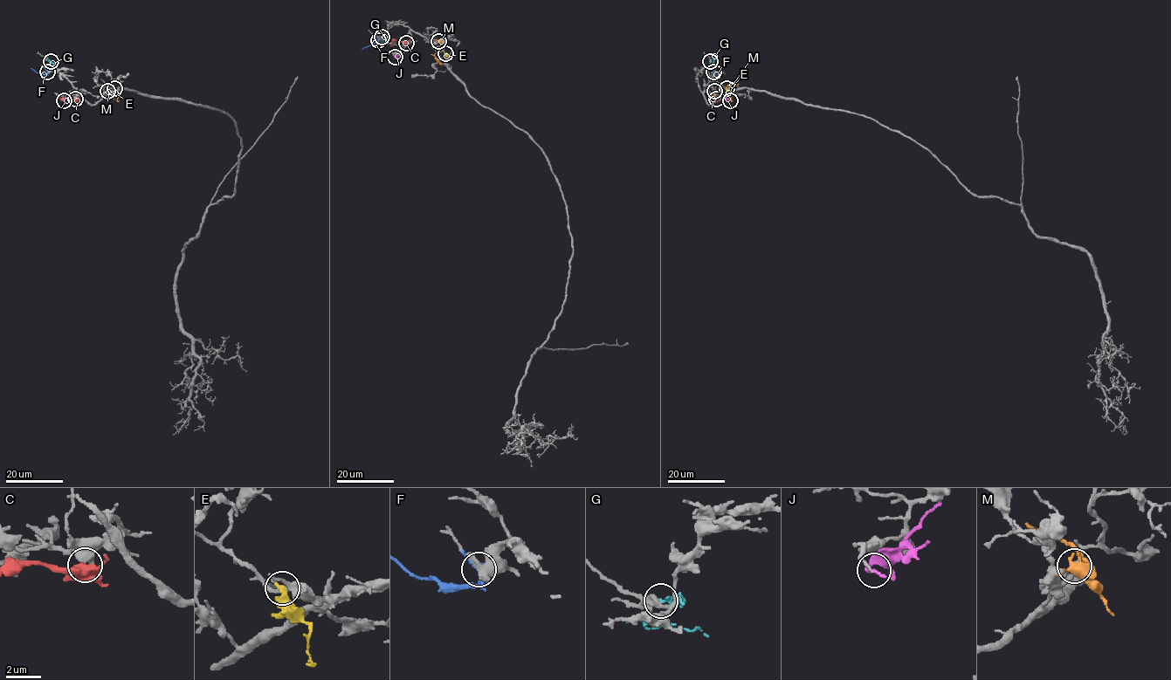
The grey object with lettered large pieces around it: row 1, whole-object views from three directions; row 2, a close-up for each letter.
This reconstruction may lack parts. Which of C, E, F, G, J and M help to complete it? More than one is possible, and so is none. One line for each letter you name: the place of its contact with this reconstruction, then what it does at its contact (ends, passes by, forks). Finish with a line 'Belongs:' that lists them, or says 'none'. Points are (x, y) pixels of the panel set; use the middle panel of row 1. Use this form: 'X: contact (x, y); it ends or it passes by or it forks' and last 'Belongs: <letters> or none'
Belongs: none

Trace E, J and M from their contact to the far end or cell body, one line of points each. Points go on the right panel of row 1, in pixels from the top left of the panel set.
E: (726, 88), (731, 95), (731, 101)
J: (731, 100), (719, 96)
M: (714, 91), (738, 83)

